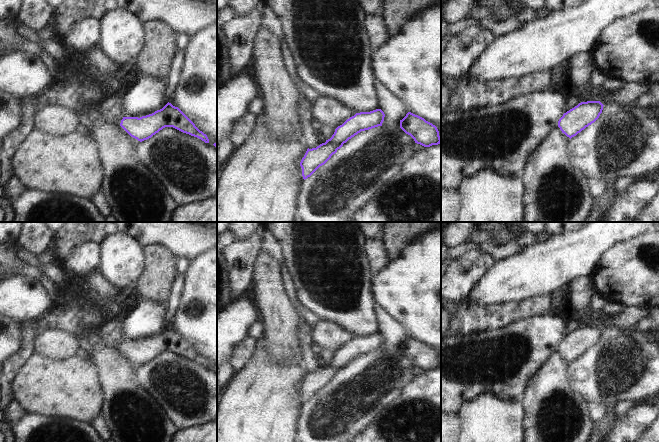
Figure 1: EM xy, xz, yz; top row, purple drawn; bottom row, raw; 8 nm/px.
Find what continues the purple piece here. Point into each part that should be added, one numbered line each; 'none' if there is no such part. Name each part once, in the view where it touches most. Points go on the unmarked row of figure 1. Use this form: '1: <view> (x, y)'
none

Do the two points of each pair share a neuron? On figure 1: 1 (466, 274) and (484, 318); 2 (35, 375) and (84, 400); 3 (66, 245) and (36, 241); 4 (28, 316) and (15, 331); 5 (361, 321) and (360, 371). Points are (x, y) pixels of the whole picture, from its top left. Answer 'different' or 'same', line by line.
1: different
2: same
3: different
4: different
5: different

